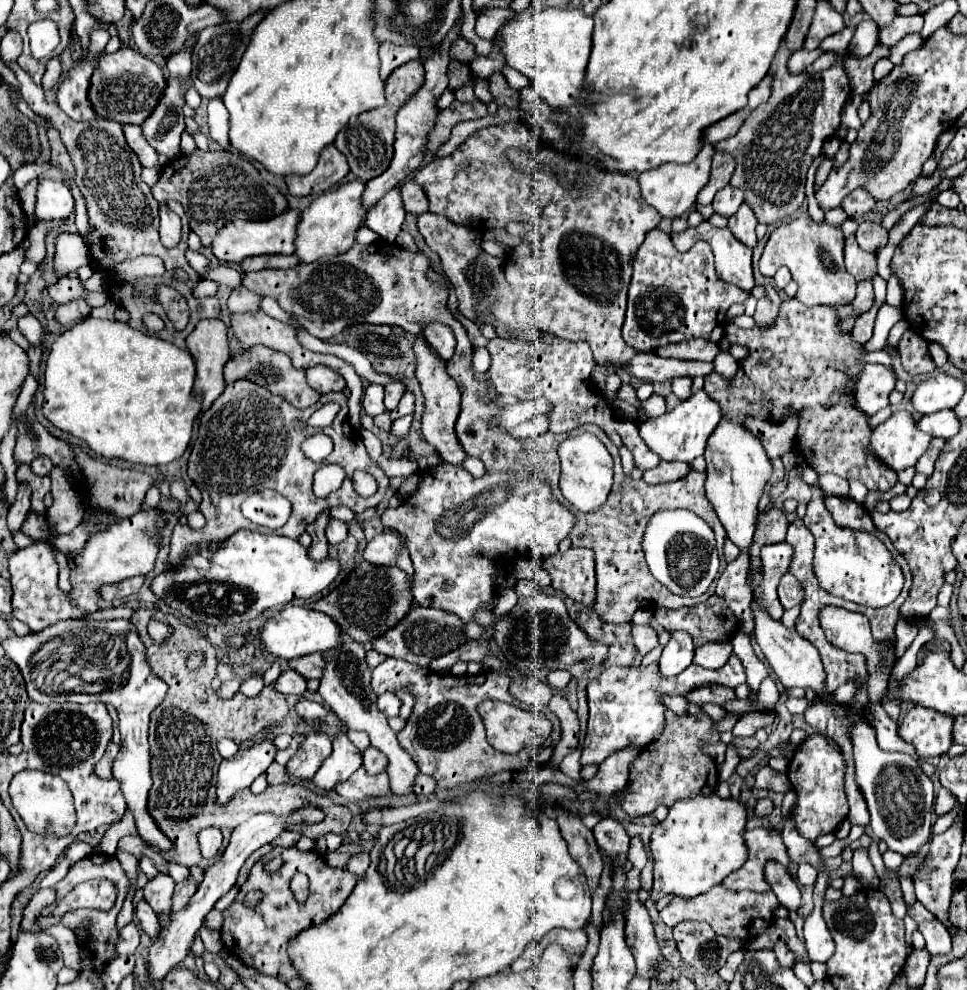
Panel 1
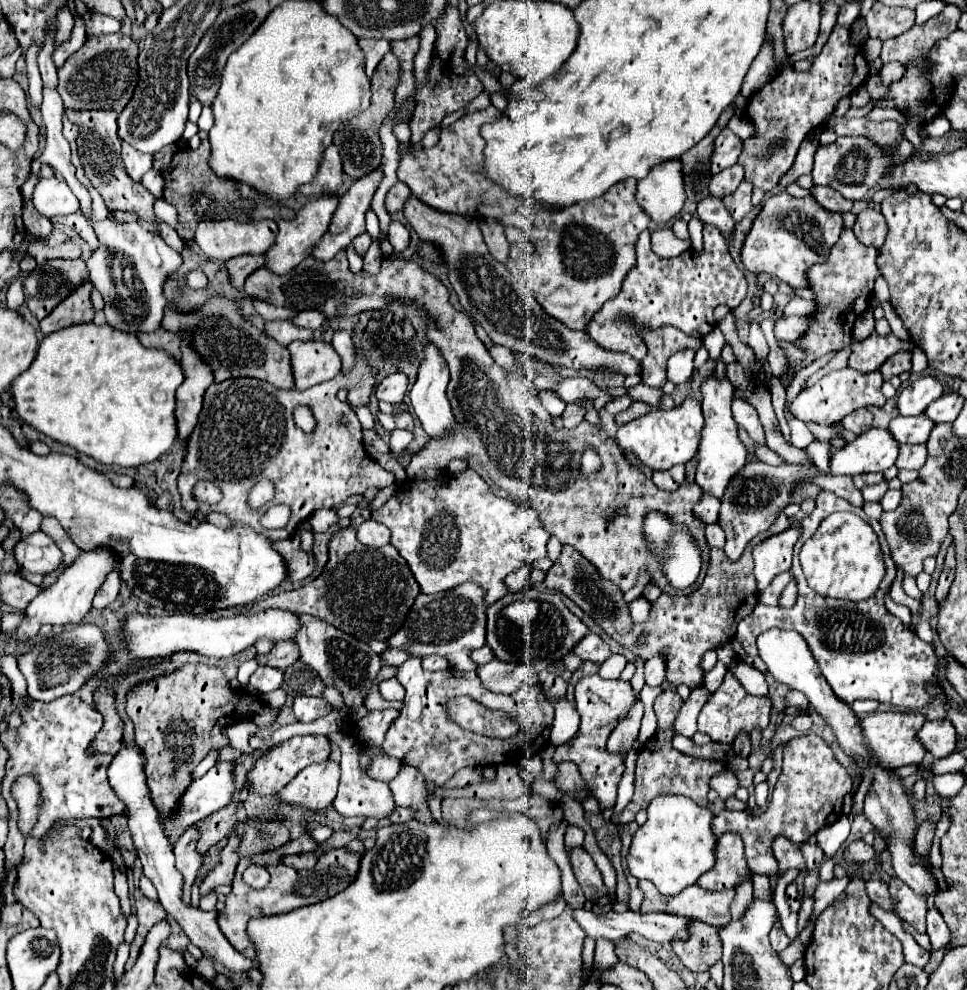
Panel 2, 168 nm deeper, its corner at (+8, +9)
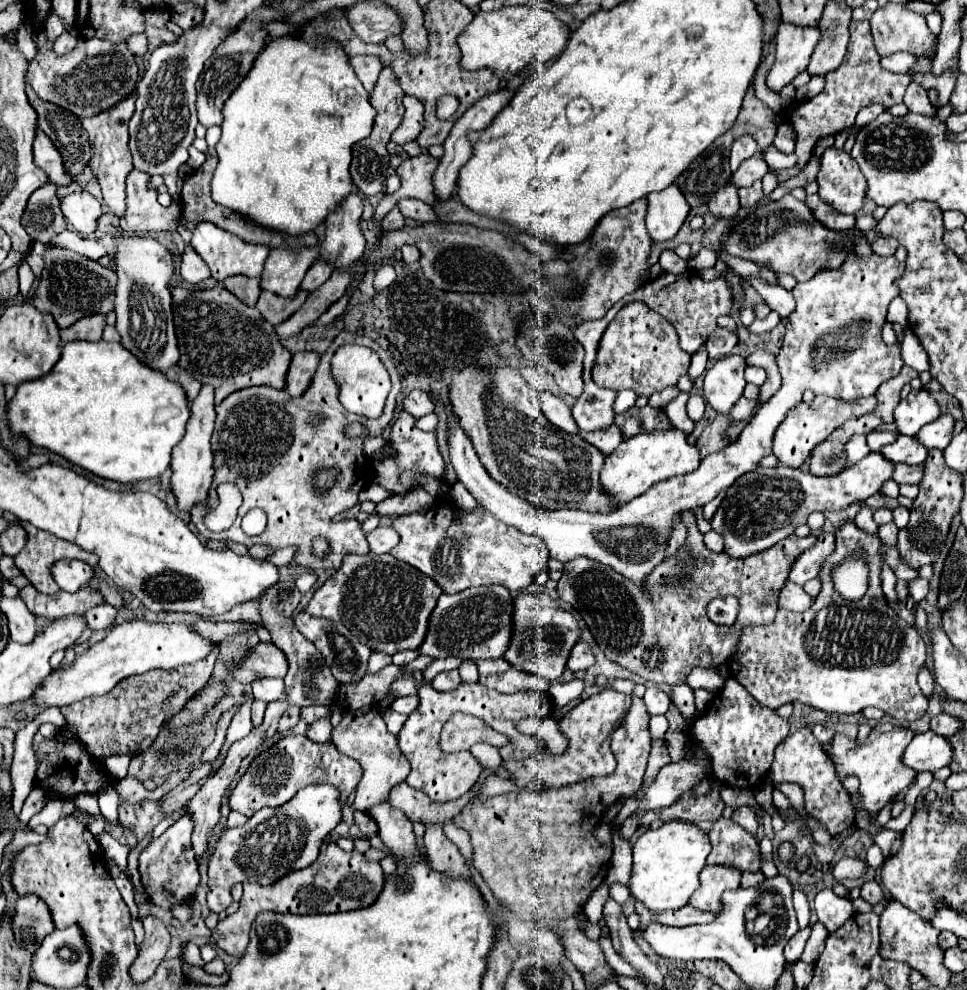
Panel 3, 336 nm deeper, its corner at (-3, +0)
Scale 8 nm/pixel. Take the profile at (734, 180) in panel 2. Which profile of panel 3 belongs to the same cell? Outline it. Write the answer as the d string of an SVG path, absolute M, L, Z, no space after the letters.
M756 154L756 156L744 160L744 162L740 164L740 168L732 174L732 184L734 184L736 188L748 188L748 186L752 186L756 180L762 180L766 172L768 172L768 164L764 162L762 154Z

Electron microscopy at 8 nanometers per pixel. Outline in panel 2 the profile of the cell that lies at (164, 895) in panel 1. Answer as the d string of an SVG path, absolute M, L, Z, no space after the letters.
M135 891L133 897L135 897L135 913L139 917L139 927L137 927L137 935L131 943L131 957L125 965L125 971L129 971L135 965L137 957L139 957L139 951L141 951L141 945L145 943L145 937L147 937L149 929L153 925L157 925L157 921L165 919L165 909L159 903L147 899L141 891Z

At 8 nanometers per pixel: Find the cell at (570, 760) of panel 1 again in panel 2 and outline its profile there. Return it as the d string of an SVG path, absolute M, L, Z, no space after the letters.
M559 697L555 701L555 723L551 729L551 741L555 745L561 745L567 741L567 737L575 735L579 729L579 713L571 703L567 703L565 697Z

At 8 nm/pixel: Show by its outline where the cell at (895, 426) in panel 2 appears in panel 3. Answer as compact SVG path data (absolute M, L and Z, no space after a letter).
M898 434L892 444L882 446L880 450L892 462L906 462L906 464L922 464L928 458L928 448L918 442L916 436Z

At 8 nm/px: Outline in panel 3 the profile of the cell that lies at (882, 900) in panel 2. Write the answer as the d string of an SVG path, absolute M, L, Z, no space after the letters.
M876 880L864 882L864 884L862 884L862 892L860 892L860 896L862 896L864 900L868 900L870 904L878 904L880 900L884 900L882 886L880 886Z

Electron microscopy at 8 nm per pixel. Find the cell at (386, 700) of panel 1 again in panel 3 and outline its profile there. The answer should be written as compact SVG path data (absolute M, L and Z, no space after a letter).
M400 696L400 698L396 698L392 702L390 708L408 716L408 714L412 714L416 710L416 706L418 706L418 696Z

